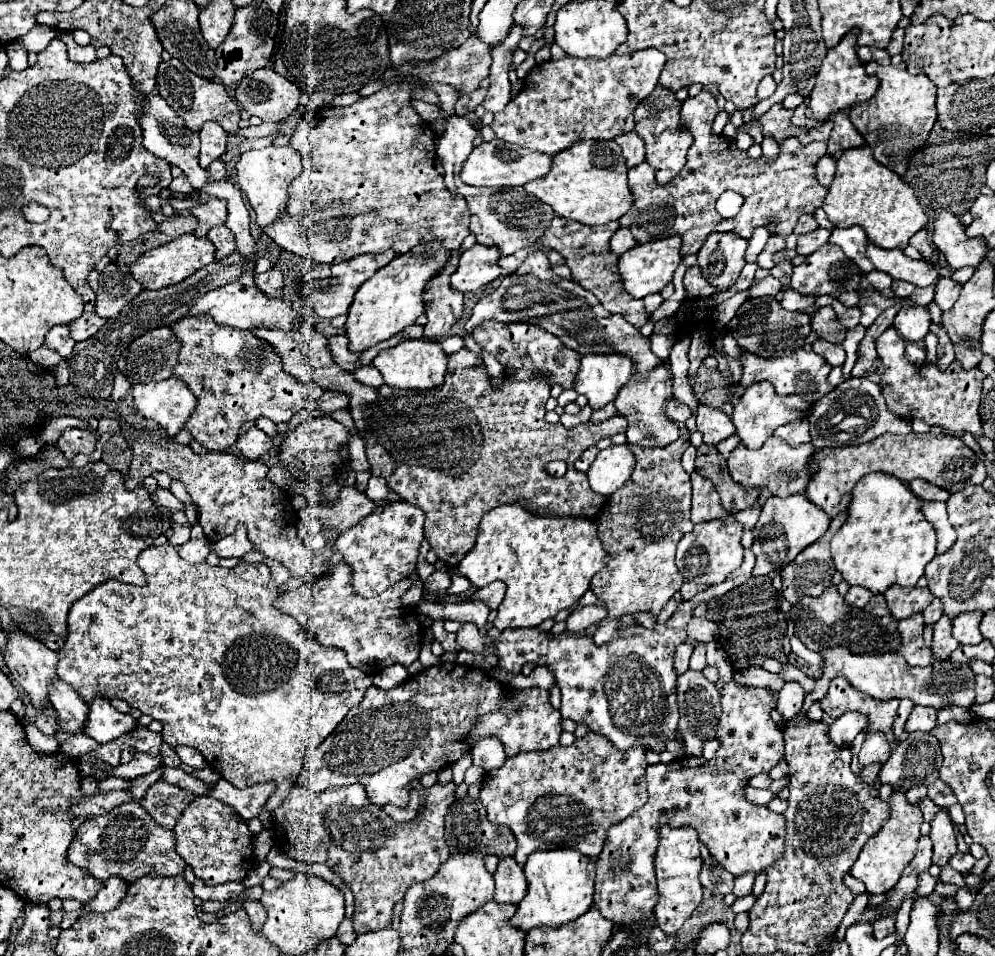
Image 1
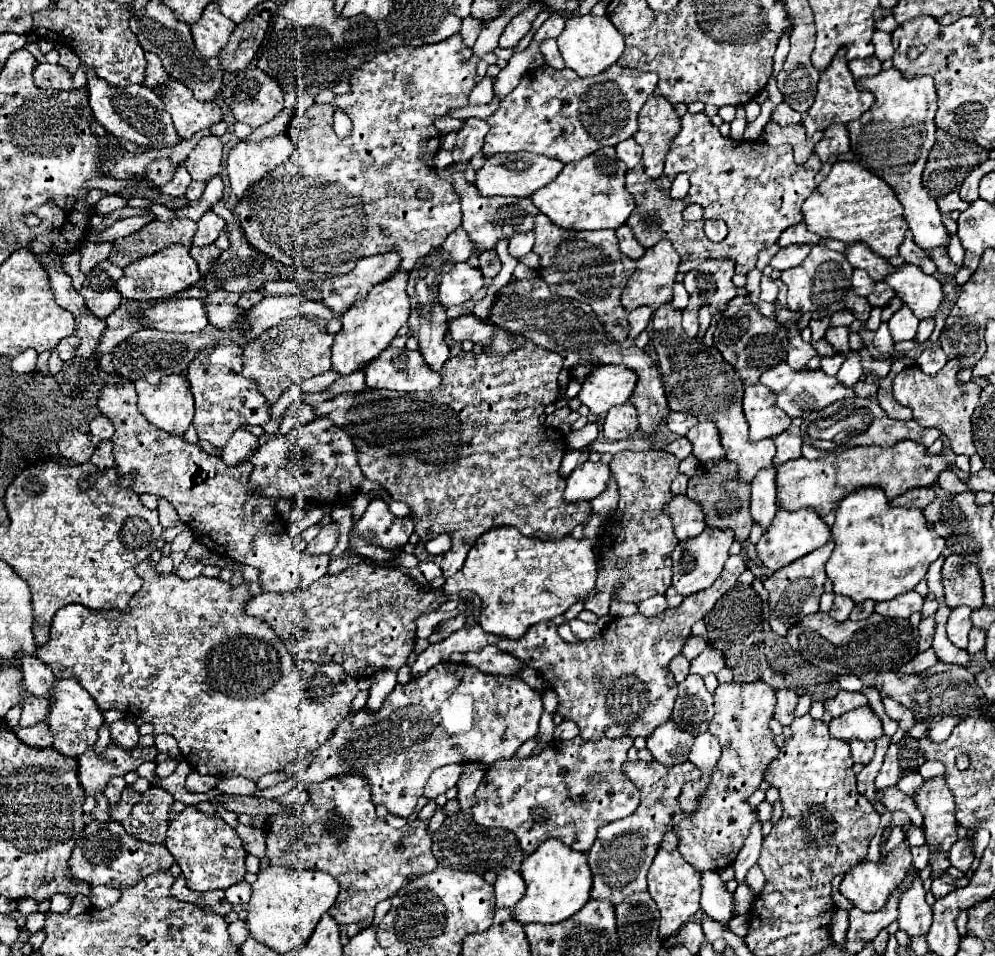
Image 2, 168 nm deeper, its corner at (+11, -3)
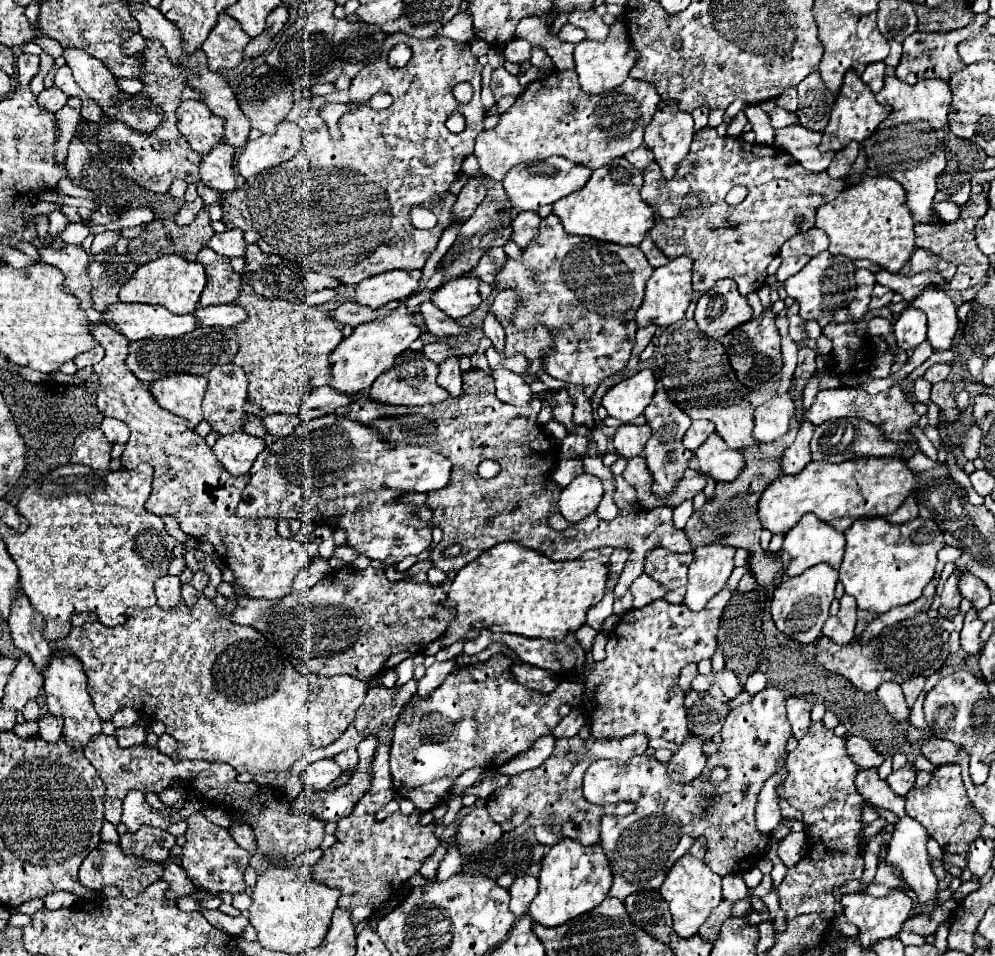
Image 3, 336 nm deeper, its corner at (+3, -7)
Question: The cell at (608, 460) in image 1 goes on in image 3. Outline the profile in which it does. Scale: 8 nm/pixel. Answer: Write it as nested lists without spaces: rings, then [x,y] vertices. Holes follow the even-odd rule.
[[[582,473],[568,487],[564,487],[558,501],[558,509],[566,521],[576,523],[588,513],[596,511],[598,503],[602,501],[602,495],[602,481],[596,475]]]

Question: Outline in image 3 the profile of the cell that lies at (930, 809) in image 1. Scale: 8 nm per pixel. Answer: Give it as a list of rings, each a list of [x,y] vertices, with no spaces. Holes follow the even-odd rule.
[[[860,769],[858,775],[856,775],[856,787],[860,789],[862,797],[874,805],[874,807],[882,807],[882,809],[888,809],[892,811],[896,817],[900,815],[906,815],[906,809],[904,809],[904,801],[906,797],[900,797],[896,793],[890,791],[888,783],[882,781],[880,777],[876,777],[876,769]]]

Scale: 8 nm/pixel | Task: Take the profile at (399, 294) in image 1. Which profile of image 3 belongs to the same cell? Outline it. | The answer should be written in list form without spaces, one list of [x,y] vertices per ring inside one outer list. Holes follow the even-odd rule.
[[[406,299],[398,301],[398,307],[384,315],[382,319],[374,319],[370,323],[362,323],[354,327],[352,335],[346,337],[336,351],[330,355],[330,369],[332,369],[332,387],[340,393],[352,395],[370,389],[370,385],[376,381],[376,377],[384,371],[388,371],[394,363],[394,357],[408,349],[408,345],[420,337],[420,329],[414,325],[412,315],[408,313]]]

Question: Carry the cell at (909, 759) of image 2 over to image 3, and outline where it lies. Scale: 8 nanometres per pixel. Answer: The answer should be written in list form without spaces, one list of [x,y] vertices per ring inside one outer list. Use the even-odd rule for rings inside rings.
[[[906,763],[902,769],[890,773],[886,781],[888,781],[890,789],[892,789],[896,795],[906,795],[906,793],[912,789],[914,779],[916,779],[916,769],[914,769],[912,763]]]

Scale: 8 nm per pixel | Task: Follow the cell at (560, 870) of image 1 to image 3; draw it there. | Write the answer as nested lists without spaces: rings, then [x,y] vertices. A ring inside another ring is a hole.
[[[562,839],[544,855],[538,881],[540,891],[530,903],[528,915],[544,927],[558,927],[582,913],[588,913],[608,897],[608,889],[612,885],[612,871],[598,843],[584,847],[572,839]]]

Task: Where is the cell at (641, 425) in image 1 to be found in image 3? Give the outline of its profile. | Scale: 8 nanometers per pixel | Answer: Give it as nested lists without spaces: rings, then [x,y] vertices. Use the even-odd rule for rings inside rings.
[[[628,423],[628,425],[622,425],[622,427],[616,429],[612,441],[614,441],[616,451],[622,457],[630,459],[630,457],[636,457],[636,455],[642,453],[644,443],[648,441],[648,437],[650,437],[648,423],[646,425],[632,425],[632,423]]]

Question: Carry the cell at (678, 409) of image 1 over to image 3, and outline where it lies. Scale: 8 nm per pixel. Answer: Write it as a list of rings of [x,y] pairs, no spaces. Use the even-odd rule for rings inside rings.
[[[692,421],[692,425],[690,425],[690,429],[686,431],[682,443],[684,443],[686,449],[696,451],[696,449],[706,441],[706,437],[708,437],[712,431],[714,431],[712,423],[708,423],[708,421]]]

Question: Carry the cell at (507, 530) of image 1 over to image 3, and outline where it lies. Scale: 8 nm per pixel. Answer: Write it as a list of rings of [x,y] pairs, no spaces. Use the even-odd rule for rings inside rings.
[[[498,543],[456,573],[446,599],[446,607],[456,609],[456,619],[446,629],[442,647],[464,639],[480,627],[532,639],[562,641],[568,631],[584,625],[586,611],[604,595],[606,579],[608,569],[598,559],[556,563],[538,551],[520,547],[520,543]]]

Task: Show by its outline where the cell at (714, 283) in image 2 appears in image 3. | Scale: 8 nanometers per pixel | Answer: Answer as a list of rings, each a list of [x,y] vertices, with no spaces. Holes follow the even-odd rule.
[[[718,279],[712,291],[702,293],[694,313],[698,329],[714,339],[724,337],[730,329],[748,319],[752,319],[752,307],[748,299],[738,293],[732,279]]]

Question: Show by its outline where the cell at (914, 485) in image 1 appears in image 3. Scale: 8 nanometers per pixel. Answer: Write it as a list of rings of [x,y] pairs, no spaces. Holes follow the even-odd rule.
[[[910,495],[900,507],[898,511],[894,511],[892,515],[888,515],[886,519],[892,523],[906,523],[918,517],[918,503],[916,503],[916,495]]]

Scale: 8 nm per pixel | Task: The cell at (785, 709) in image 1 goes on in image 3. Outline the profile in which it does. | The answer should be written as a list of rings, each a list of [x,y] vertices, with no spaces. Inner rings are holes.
[[[788,697],[788,699],[786,699],[786,709],[788,709],[790,725],[792,725],[792,735],[794,735],[796,739],[804,737],[806,731],[808,731],[812,705],[810,705],[808,701],[804,701],[802,697]]]

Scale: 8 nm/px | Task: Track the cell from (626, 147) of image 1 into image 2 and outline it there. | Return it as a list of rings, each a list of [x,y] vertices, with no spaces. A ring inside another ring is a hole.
[[[626,139],[624,143],[618,143],[616,153],[630,169],[634,169],[642,161],[642,147],[634,139]]]

